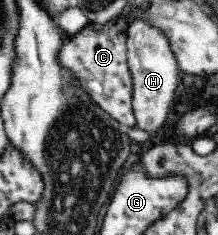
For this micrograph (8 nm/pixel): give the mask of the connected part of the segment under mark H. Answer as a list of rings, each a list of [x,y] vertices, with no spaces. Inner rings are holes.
[[[136,19],[129,24],[127,63],[133,80],[132,104],[136,124],[148,132],[151,140],[165,130],[168,112],[173,106],[174,90],[178,88],[179,66],[164,34],[144,19]]]

